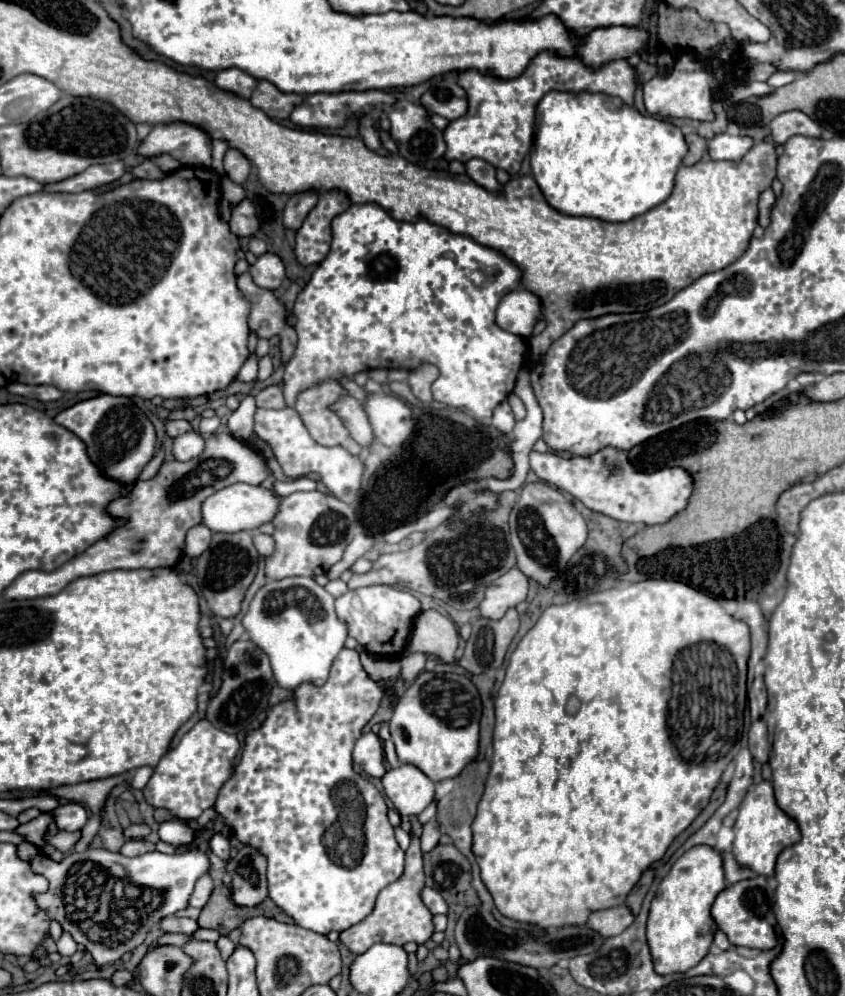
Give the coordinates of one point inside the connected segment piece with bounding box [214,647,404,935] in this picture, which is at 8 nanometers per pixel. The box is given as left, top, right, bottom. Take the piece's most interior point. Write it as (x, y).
(294, 795)

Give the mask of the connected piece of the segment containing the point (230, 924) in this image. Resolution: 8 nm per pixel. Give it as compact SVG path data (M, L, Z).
M216 887L210 895L210 903L202 907L198 917L198 927L204 929L216 929L220 935L228 935L232 929L236 929L242 923L244 909L236 907L228 899L228 889Z

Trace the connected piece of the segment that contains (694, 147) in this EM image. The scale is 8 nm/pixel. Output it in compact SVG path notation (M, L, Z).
M690 133L686 141L688 141L688 155L684 157L684 165L694 165L696 161L700 161L704 157L706 141L698 133Z

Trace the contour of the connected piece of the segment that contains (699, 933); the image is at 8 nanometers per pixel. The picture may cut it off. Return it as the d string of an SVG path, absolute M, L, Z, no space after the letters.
M692 847L672 865L652 901L646 931L654 971L658 975L684 973L706 957L716 931L716 923L710 917L710 907L724 887L726 881L722 871L722 857L712 847Z

